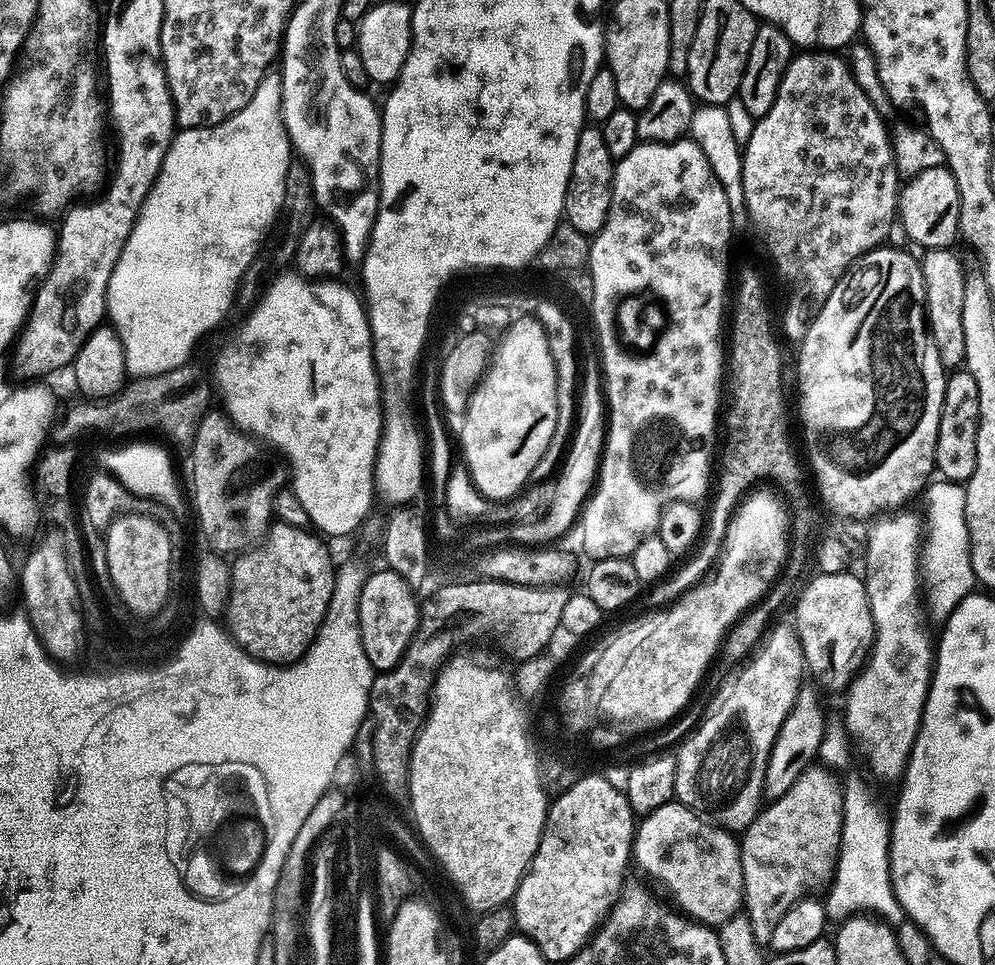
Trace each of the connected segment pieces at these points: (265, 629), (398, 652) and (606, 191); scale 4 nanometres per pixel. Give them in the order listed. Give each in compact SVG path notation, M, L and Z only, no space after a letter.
M273 523L255 547L235 557L236 564L234 560L230 568L232 589L228 592L227 631L248 655L266 664L287 666L304 655L324 621L330 594L334 594L337 565L332 564L332 556L323 544L325 541L315 531L304 528Z
M383 570L365 575L362 586L362 598L358 602L358 622L360 623L360 637L362 650L366 650L366 658L370 666L377 673L389 672L402 658L402 654L416 639L416 627L420 625L420 604L417 593L397 572Z
M581 127L578 134L578 146L574 146L570 182L566 186L563 219L584 236L589 238L595 236L606 222L606 214L610 210L610 198L612 197L613 171L614 161L610 150L606 150L606 142L602 138L599 127Z

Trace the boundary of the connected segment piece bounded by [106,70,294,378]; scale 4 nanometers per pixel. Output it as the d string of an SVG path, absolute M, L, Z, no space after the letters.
M269 70L258 82L258 90L254 90L254 98L242 106L242 110L235 112L230 118L212 125L211 128L185 128L177 131L172 137L172 144L166 150L164 161L158 170L158 176L150 186L144 201L140 206L140 213L130 230L130 236L126 238L126 246L122 246L122 254L114 266L114 274L110 274L106 302L108 311L106 320L116 336L119 338L122 350L125 354L125 370L132 378L141 376L153 376L154 374L166 374L166 370L185 367L196 348L196 343L207 332L212 332L228 316L232 303L236 300L236 287L247 277L256 255L261 255L262 245L269 239L274 225L280 215L280 207L284 201L286 190L286 174L288 167L294 162L294 149L288 138L288 131L284 128L284 118L280 115L282 106L282 86L280 85L280 73Z

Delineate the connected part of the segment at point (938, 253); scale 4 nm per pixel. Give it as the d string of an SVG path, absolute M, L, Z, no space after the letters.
M929 248L920 260L926 290L924 307L928 331L938 350L938 358L948 370L956 370L963 365L966 350L966 338L962 335L962 290L966 267L954 253L952 248Z

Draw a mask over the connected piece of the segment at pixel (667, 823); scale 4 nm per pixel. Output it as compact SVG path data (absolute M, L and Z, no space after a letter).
M679 802L663 804L658 810L647 813L639 821L634 832L634 860L640 863L644 872L649 872L656 880L661 880L672 891L676 899L675 907L691 919L709 926L725 924L741 911L744 902L744 879L742 878L742 862L740 861L740 845L733 833L716 827L704 819L699 812Z

